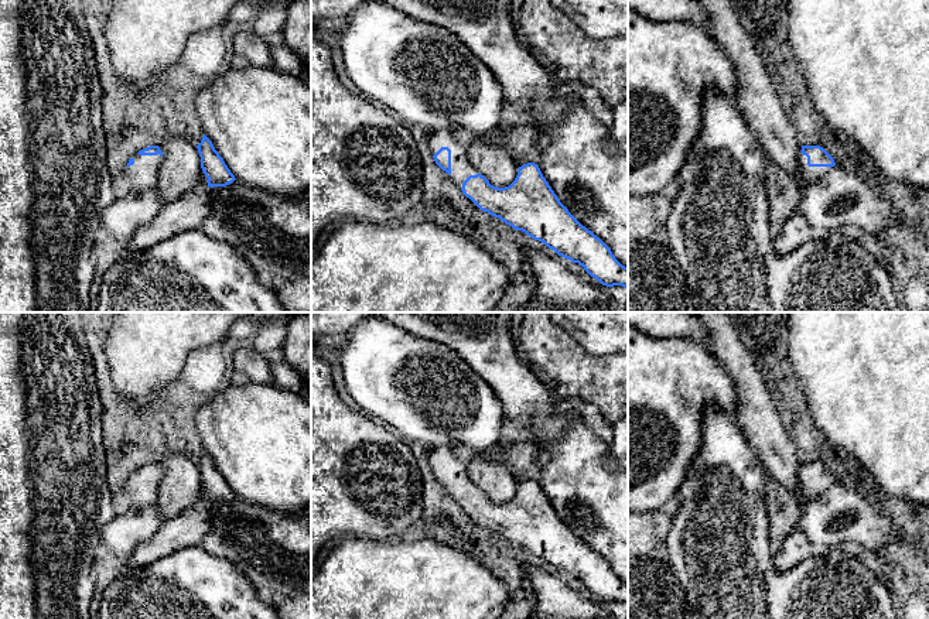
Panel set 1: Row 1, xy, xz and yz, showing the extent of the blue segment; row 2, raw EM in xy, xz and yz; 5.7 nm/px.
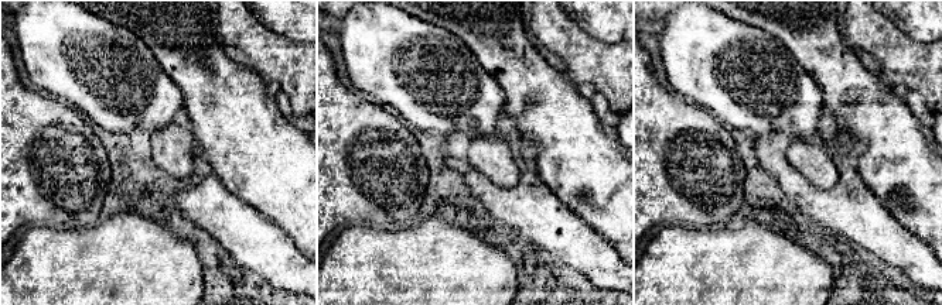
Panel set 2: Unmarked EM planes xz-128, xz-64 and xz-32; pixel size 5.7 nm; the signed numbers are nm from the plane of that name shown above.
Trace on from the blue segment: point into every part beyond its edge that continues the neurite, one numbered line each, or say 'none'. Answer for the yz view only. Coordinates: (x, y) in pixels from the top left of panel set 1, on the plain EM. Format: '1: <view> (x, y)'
1: yz (808, 491)

